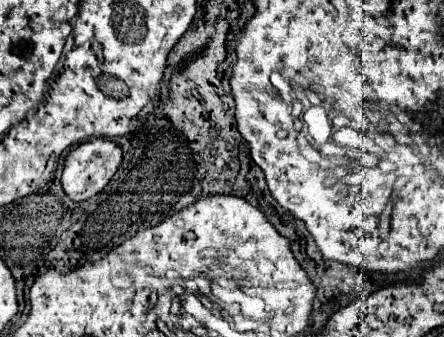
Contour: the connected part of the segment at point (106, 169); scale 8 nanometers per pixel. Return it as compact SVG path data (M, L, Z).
M94 138L94 140L82 142L74 150L70 150L64 160L62 188L76 202L88 200L92 196L96 196L110 182L110 178L114 176L114 172L118 170L120 164L122 164L122 150L118 148L118 144L104 140L104 138Z

